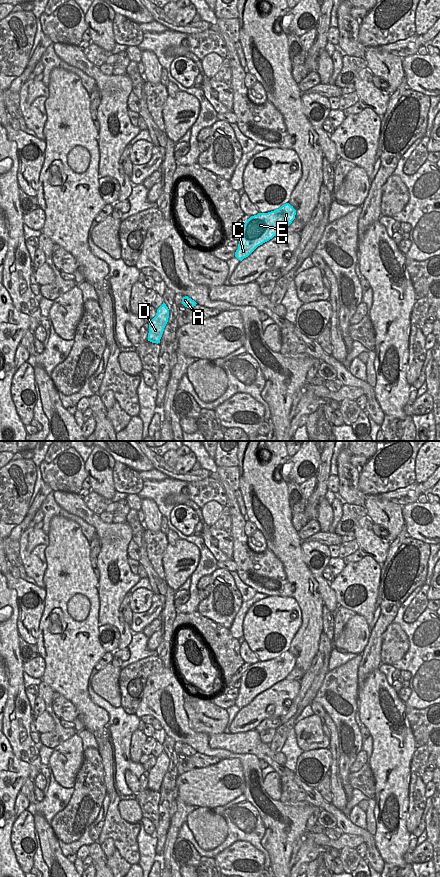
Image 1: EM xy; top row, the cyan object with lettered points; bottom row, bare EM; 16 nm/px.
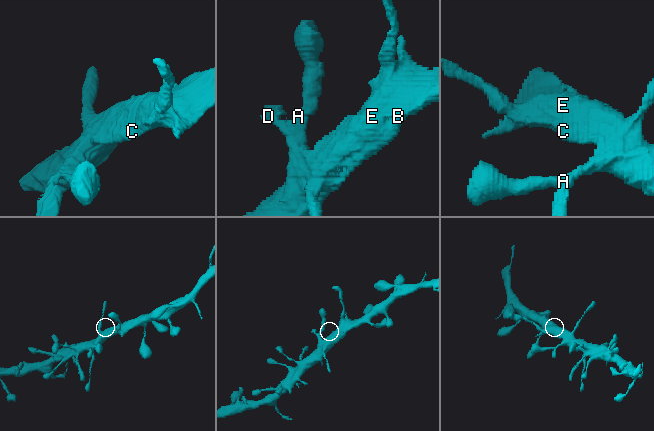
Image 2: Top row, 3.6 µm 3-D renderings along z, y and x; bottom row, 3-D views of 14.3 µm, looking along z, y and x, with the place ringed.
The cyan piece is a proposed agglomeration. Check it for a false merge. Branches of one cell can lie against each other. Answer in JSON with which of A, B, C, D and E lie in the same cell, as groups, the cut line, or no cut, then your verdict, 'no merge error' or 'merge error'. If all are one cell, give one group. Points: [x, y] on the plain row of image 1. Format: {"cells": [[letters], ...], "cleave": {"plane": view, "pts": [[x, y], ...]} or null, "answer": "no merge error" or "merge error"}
{"cells": [["A", "B", "C", "D", "E"]], "cleave": null, "answer": "no merge error"}

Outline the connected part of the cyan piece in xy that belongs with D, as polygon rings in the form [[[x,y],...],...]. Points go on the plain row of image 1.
[[[163,752],[157,757],[156,764],[149,770],[148,789],[160,791],[164,776],[168,770],[169,757]]]

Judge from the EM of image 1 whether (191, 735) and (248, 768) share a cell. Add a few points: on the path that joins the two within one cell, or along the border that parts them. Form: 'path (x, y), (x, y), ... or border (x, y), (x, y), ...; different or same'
path (206, 749), (212, 752), (236, 755); same

